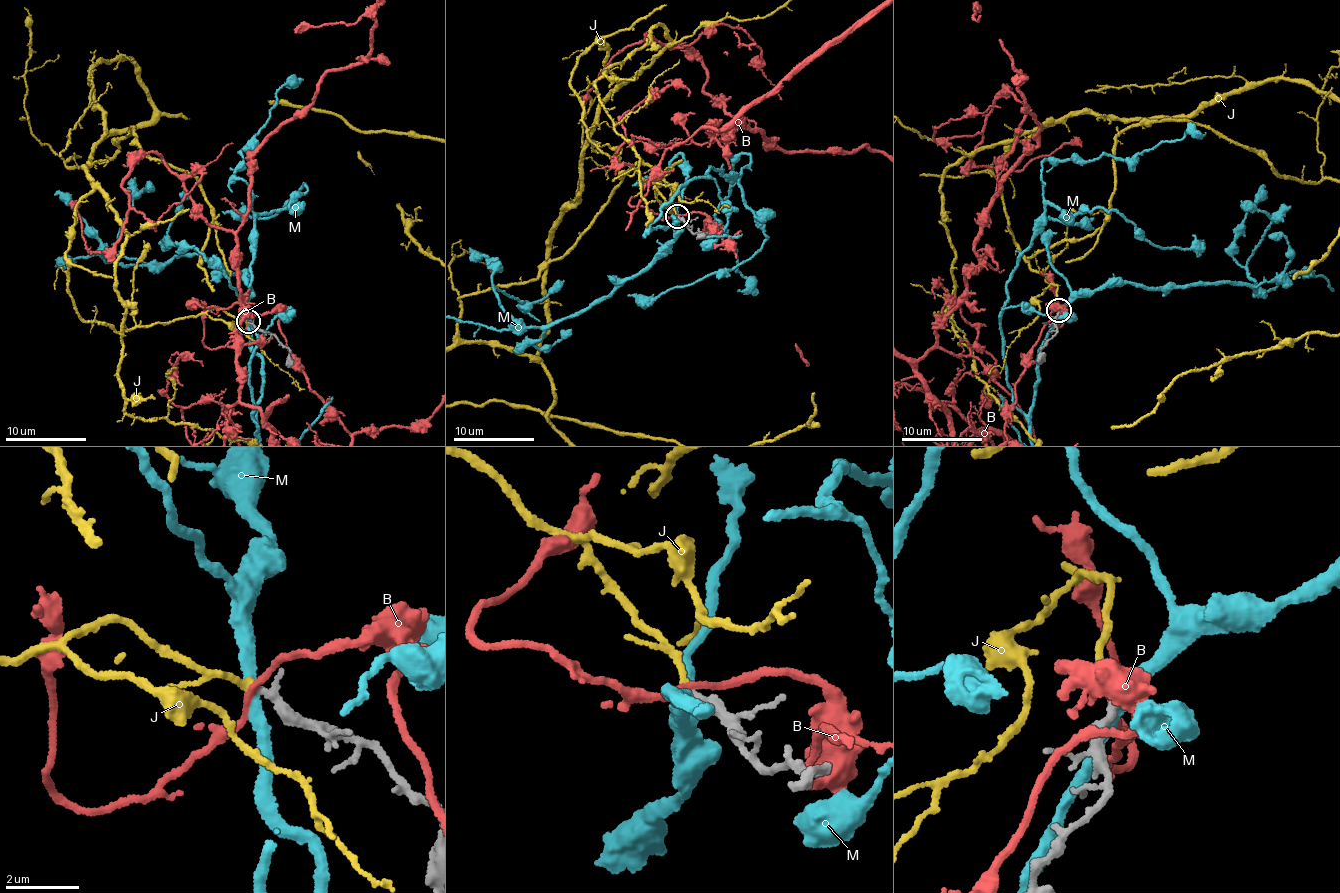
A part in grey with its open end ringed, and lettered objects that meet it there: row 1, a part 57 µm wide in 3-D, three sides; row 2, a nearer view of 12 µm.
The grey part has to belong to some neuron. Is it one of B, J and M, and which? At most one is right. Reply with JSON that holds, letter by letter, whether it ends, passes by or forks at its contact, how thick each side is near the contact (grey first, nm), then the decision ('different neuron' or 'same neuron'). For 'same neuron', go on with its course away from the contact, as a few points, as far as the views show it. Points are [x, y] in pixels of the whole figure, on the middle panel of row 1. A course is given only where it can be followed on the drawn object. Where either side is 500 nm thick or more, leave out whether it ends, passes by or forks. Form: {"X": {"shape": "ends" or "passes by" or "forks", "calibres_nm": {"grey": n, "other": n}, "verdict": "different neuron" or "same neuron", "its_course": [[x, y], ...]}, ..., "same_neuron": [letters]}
{"B": {"shape": "passes by", "calibres_nm": {"grey": 240, "other": 170}, "verdict": "different neuron"}, "J": {"shape": "ends", "calibres_nm": {"grey": 240, "other": 190}, "verdict": "same neuron"}, "M": {"shape": "passes by", "calibres_nm": {"grey": 240, "other": 320}, "verdict": "different neuron"}, "same_neuron": ["J"]}

